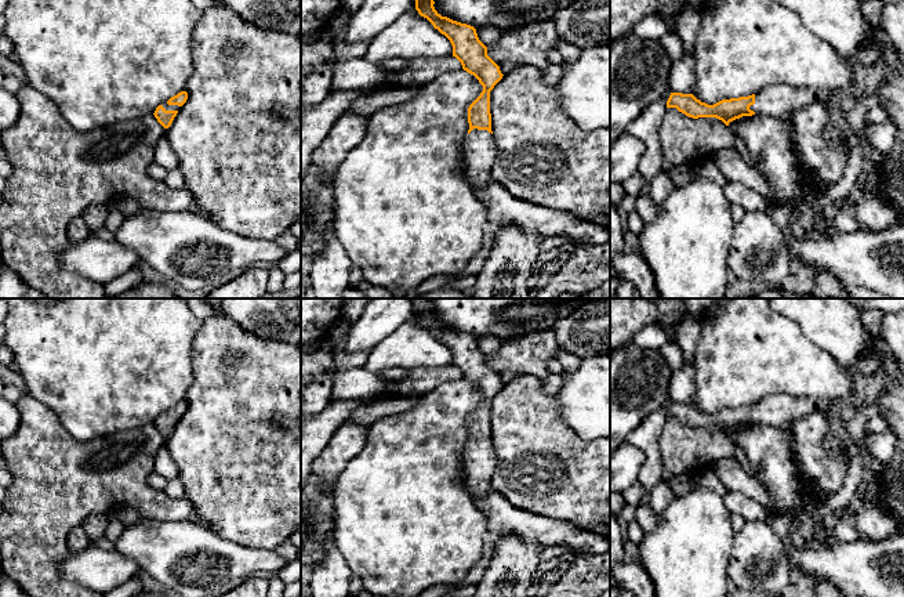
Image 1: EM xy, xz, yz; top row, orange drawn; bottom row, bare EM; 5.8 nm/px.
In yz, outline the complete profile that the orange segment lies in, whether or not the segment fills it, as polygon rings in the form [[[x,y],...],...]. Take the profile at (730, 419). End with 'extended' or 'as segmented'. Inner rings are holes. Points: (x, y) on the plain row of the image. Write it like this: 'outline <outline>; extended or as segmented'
outline [[[774,394],[756,404],[722,409],[714,415],[701,412],[693,404],[671,402],[667,417],[676,417],[693,428],[716,427],[729,435],[730,431],[743,426],[789,426],[792,421],[816,410],[824,412],[828,406],[828,402],[817,398]]]; extended

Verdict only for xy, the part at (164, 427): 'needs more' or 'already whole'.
needs more

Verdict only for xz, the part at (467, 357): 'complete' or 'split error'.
split error

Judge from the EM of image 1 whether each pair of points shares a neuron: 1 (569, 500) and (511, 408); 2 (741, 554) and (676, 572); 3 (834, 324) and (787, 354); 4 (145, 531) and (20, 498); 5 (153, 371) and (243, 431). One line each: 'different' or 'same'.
1: same
2: different
3: different
4: different
5: different

